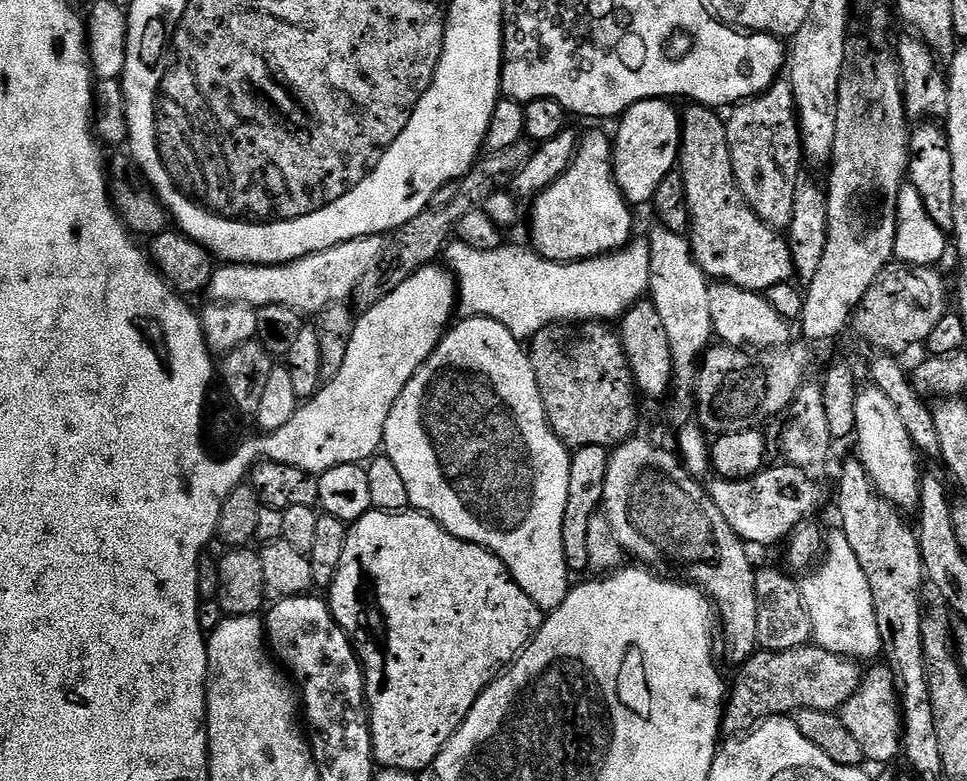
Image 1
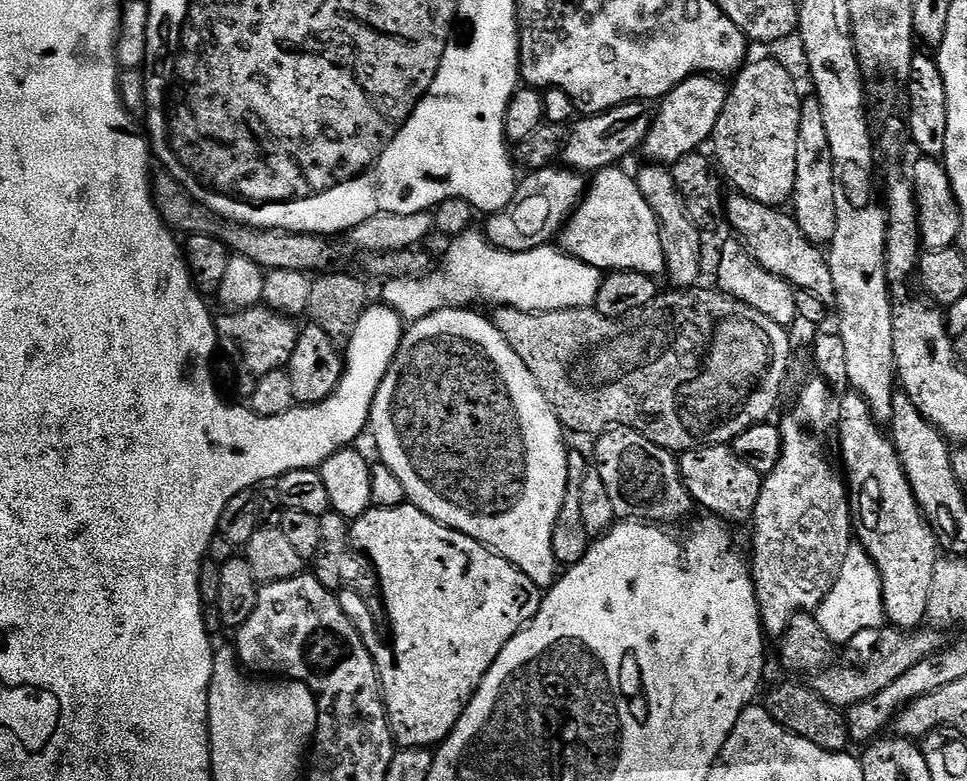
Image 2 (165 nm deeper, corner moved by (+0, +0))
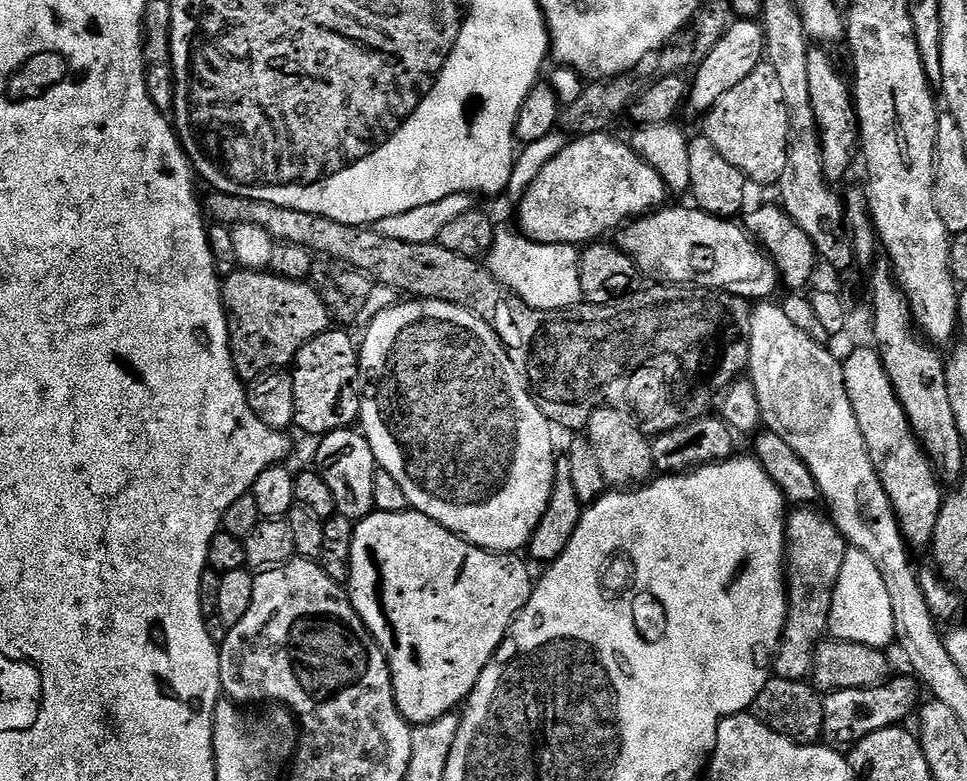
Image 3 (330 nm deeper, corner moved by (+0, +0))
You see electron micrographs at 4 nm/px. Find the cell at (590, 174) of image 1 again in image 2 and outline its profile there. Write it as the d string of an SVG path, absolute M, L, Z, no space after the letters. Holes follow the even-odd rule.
M623 167L603 168L595 173L587 185L584 198L576 207L568 223L564 225L558 244L563 251L584 264L610 272L641 272L653 278L665 275L664 251L660 227L654 218L654 210L650 210L650 202L642 198L642 190L638 190L635 179L623 172Z

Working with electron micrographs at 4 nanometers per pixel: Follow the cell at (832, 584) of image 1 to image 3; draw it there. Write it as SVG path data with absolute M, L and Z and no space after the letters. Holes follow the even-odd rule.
M849 547L846 558L842 562L842 574L838 574L838 582L834 590L834 598L830 606L830 618L828 619L828 632L833 640L845 640L846 642L854 642L862 646L870 646L871 648L887 649L887 644L890 645L895 641L896 631L894 630L894 609L890 607L890 594L886 590L886 582L882 582L882 574L878 574L878 566L874 566L874 562L870 562L870 558L866 558L866 554L862 554L862 550L854 547Z

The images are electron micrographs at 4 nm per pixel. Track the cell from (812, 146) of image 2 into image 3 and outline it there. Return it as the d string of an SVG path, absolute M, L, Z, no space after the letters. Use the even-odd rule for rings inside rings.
M813 47L808 54L806 70L810 81L810 106L814 106L816 128L820 131L820 154L822 170L829 184L836 186L852 168L852 159L858 156L860 125L856 123L856 106L854 92L846 81L840 77L836 64L827 56L825 49Z

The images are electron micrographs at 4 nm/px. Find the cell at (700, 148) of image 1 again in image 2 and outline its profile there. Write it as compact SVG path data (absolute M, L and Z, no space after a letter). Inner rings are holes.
M732 195L726 200L727 227L730 226L737 232L733 233L747 246L753 258L766 270L770 270L770 274L782 278L793 288L810 290L810 294L822 298L824 304L835 305L836 287L834 278L830 278L825 249L811 244L798 230L796 221L787 211L760 204L748 196Z

